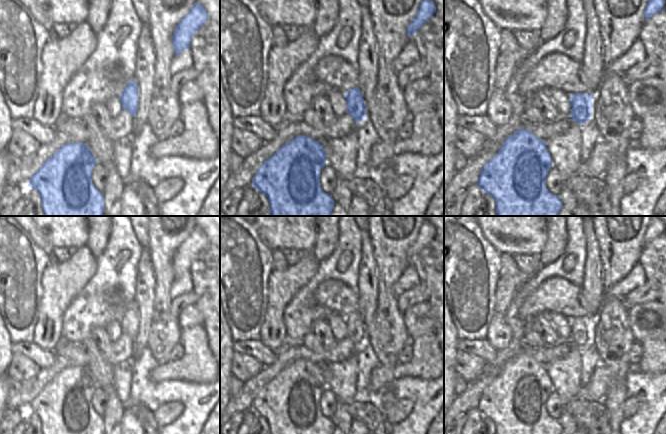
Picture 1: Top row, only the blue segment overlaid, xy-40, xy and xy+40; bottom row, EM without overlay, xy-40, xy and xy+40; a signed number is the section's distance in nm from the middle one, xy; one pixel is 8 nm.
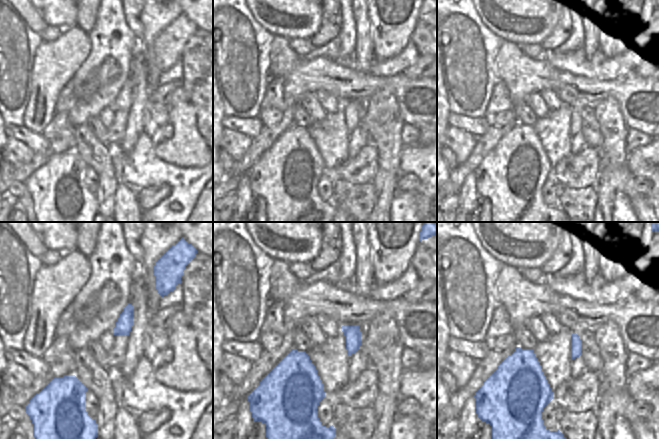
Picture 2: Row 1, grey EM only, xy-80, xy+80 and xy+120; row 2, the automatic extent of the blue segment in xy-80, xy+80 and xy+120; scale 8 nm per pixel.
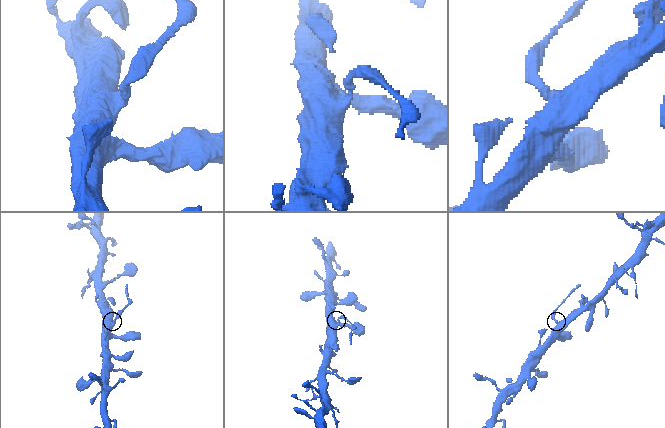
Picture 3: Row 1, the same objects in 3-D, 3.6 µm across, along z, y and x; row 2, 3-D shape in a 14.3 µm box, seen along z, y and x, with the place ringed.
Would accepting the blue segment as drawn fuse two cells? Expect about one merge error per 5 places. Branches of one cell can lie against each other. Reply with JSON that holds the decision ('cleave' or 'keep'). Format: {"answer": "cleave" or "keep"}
{"answer": "cleave"}

